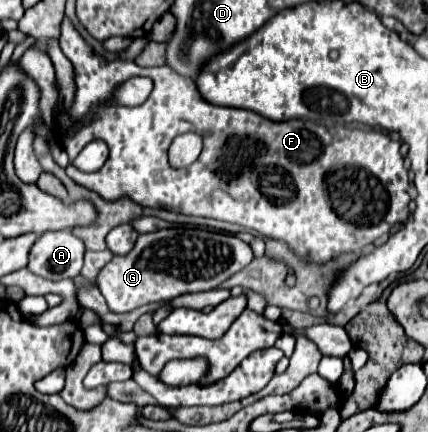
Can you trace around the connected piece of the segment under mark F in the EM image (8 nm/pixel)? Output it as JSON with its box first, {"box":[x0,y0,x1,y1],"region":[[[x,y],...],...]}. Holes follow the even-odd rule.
{"box":[57,19,409,263],"region":[[[63,19],[61,27],[61,51],[75,67],[77,97],[69,111],[59,111],[57,129],[65,131],[65,121],[77,121],[89,112],[94,112],[94,119],[83,129],[75,133],[65,145],[69,159],[73,161],[77,153],[93,139],[103,139],[109,145],[109,159],[99,171],[86,173],[75,169],[73,165],[66,168],[69,177],[79,185],[97,191],[105,199],[119,199],[121,195],[131,197],[133,201],[143,203],[143,207],[165,207],[185,215],[201,215],[227,223],[241,225],[245,229],[257,231],[263,237],[279,239],[289,245],[289,249],[305,263],[329,263],[341,253],[359,253],[365,245],[383,241],[391,227],[401,227],[409,217],[409,177],[399,151],[401,143],[393,141],[383,131],[363,131],[349,127],[325,127],[307,119],[289,119],[289,121],[271,121],[247,109],[219,107],[201,97],[197,85],[189,77],[177,75],[169,67],[139,67],[135,57],[147,45],[147,37],[135,39],[125,49],[125,61],[105,61],[97,57],[93,49],[81,39],[73,25]],[[131,75],[151,77],[155,87],[149,99],[141,107],[117,107],[107,109],[101,103],[109,93],[129,79]],[[195,131],[203,137],[203,151],[199,159],[185,167],[173,169],[167,161],[167,149],[175,135]]]}

